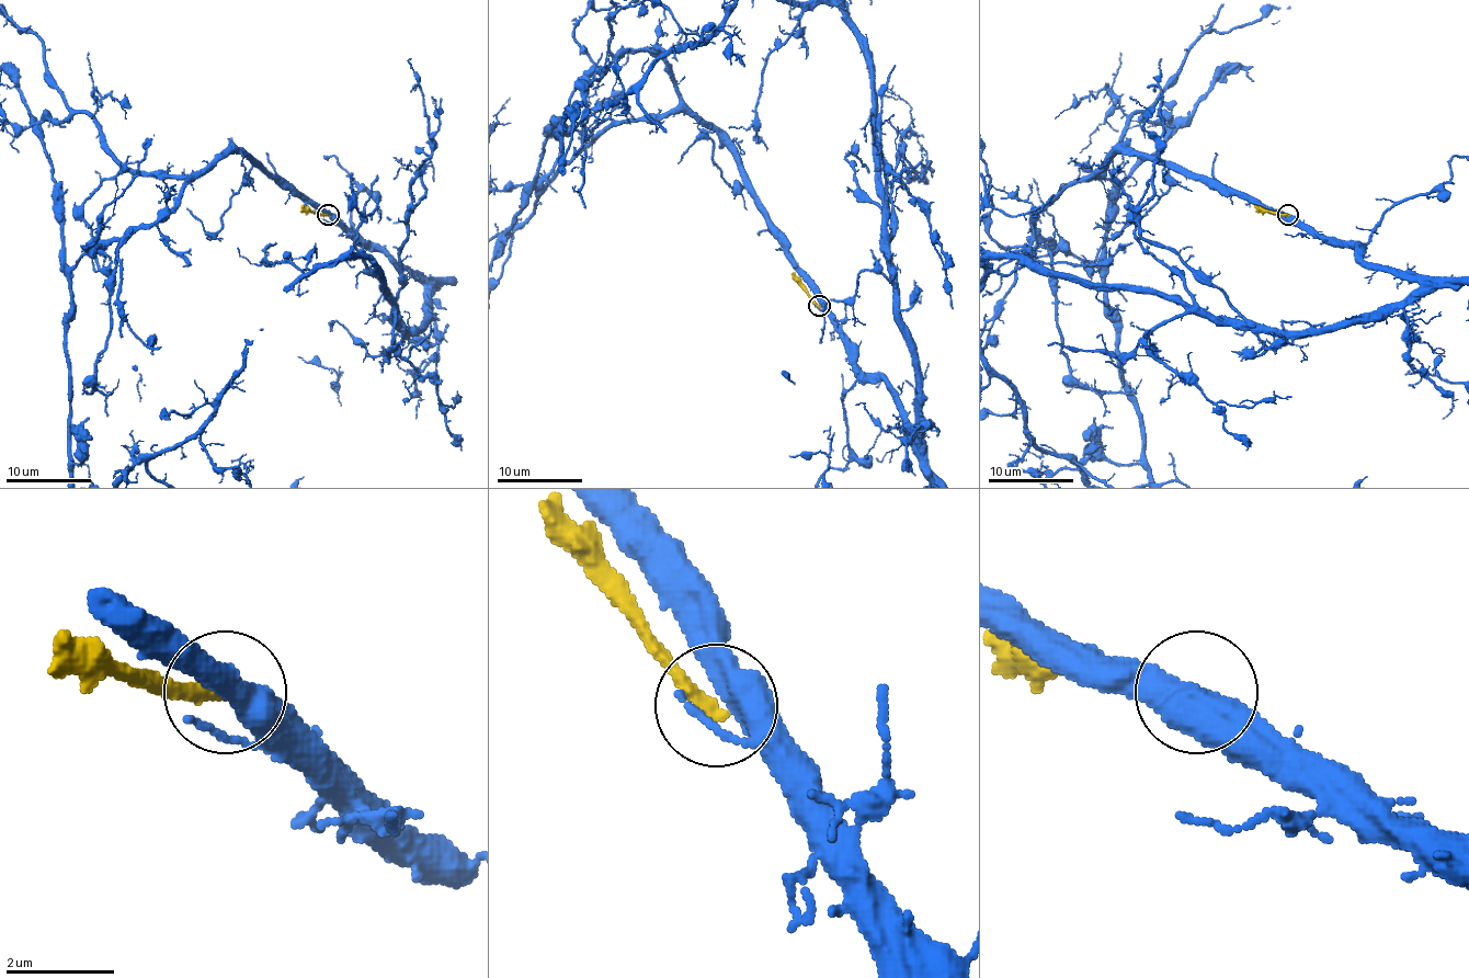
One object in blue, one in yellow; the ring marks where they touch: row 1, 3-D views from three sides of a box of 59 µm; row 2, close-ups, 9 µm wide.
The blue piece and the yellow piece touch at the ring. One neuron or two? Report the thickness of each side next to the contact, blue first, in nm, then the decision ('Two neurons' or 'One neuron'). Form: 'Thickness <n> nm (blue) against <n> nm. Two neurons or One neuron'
Thickness 550 nm (blue) against 280 nm. Two neurons

